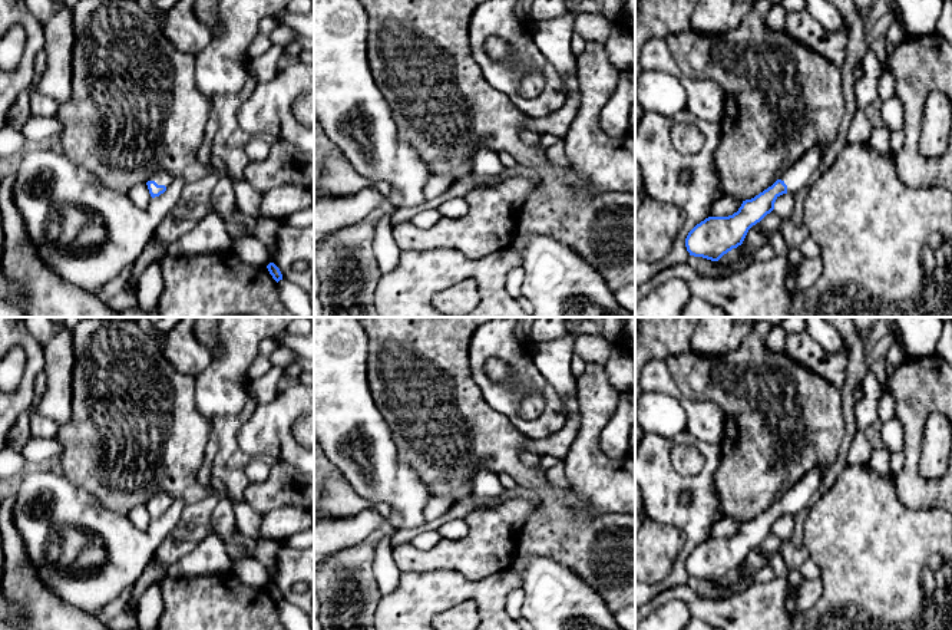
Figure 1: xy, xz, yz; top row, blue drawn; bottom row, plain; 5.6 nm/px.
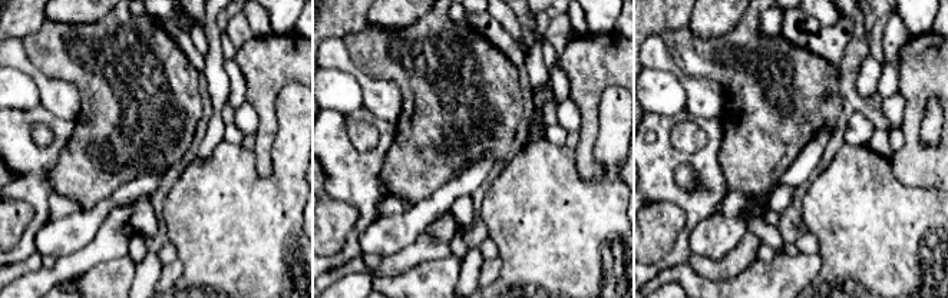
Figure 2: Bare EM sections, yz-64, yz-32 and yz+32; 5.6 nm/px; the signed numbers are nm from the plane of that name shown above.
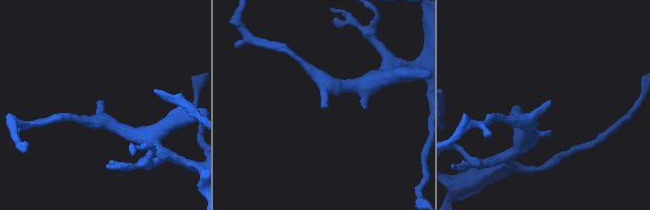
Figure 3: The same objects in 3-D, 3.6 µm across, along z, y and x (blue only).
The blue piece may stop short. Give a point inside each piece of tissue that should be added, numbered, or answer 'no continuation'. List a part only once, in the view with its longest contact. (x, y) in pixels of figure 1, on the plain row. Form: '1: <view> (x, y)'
1: xy (161, 500)

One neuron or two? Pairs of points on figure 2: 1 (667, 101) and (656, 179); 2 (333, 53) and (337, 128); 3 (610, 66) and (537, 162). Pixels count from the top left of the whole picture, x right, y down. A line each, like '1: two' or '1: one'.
1: two
2: two
3: two

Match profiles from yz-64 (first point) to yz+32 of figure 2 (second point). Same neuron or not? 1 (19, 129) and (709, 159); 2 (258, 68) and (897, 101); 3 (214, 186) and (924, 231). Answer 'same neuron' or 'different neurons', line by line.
1: same neuron
2: different neurons
3: same neuron

